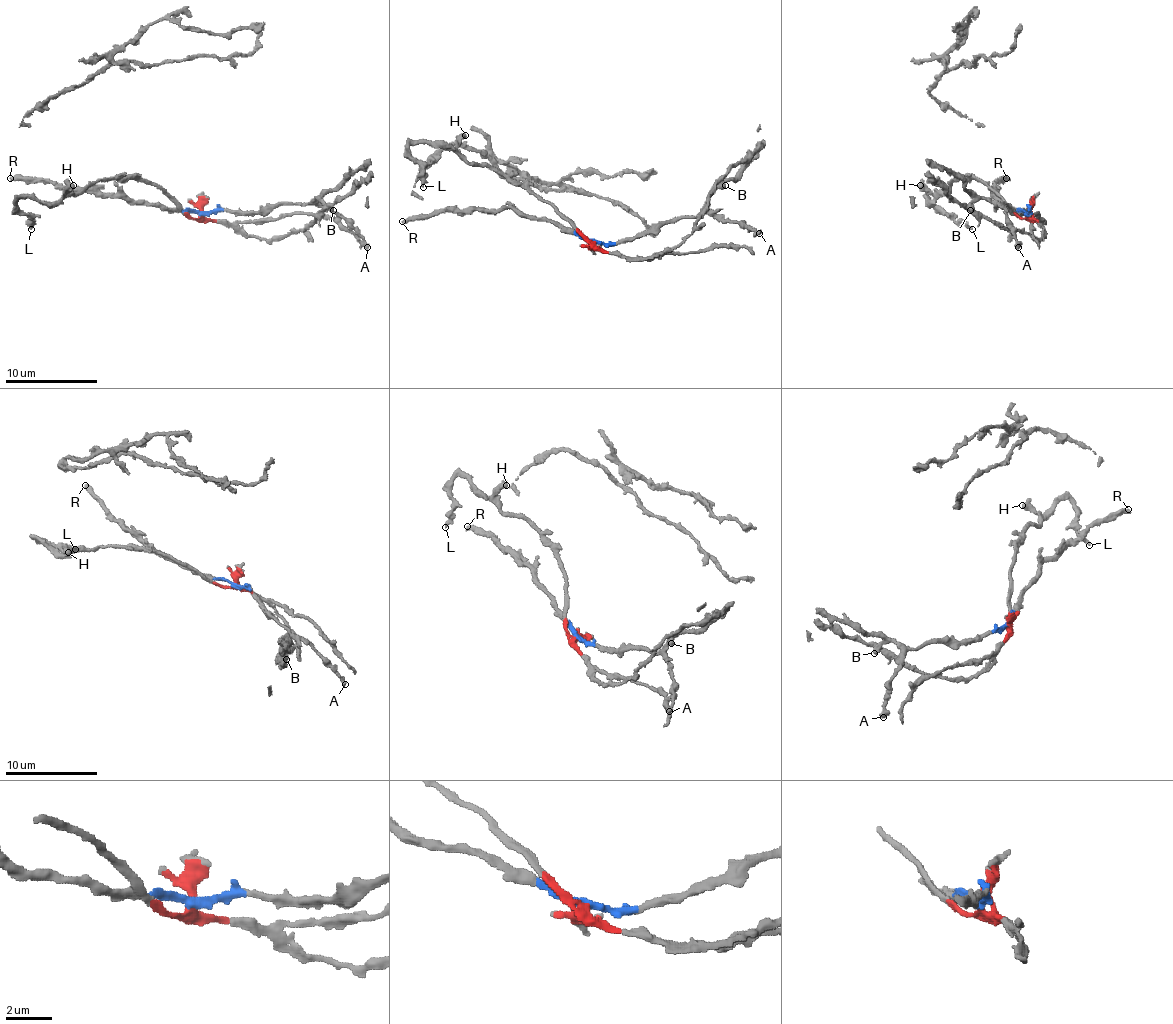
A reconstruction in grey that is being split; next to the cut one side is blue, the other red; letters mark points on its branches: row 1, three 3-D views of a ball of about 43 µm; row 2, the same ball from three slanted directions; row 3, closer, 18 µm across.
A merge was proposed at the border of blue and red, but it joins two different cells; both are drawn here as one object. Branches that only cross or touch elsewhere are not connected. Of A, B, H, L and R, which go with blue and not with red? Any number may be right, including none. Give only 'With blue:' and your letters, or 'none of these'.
With blue: A, B, R

